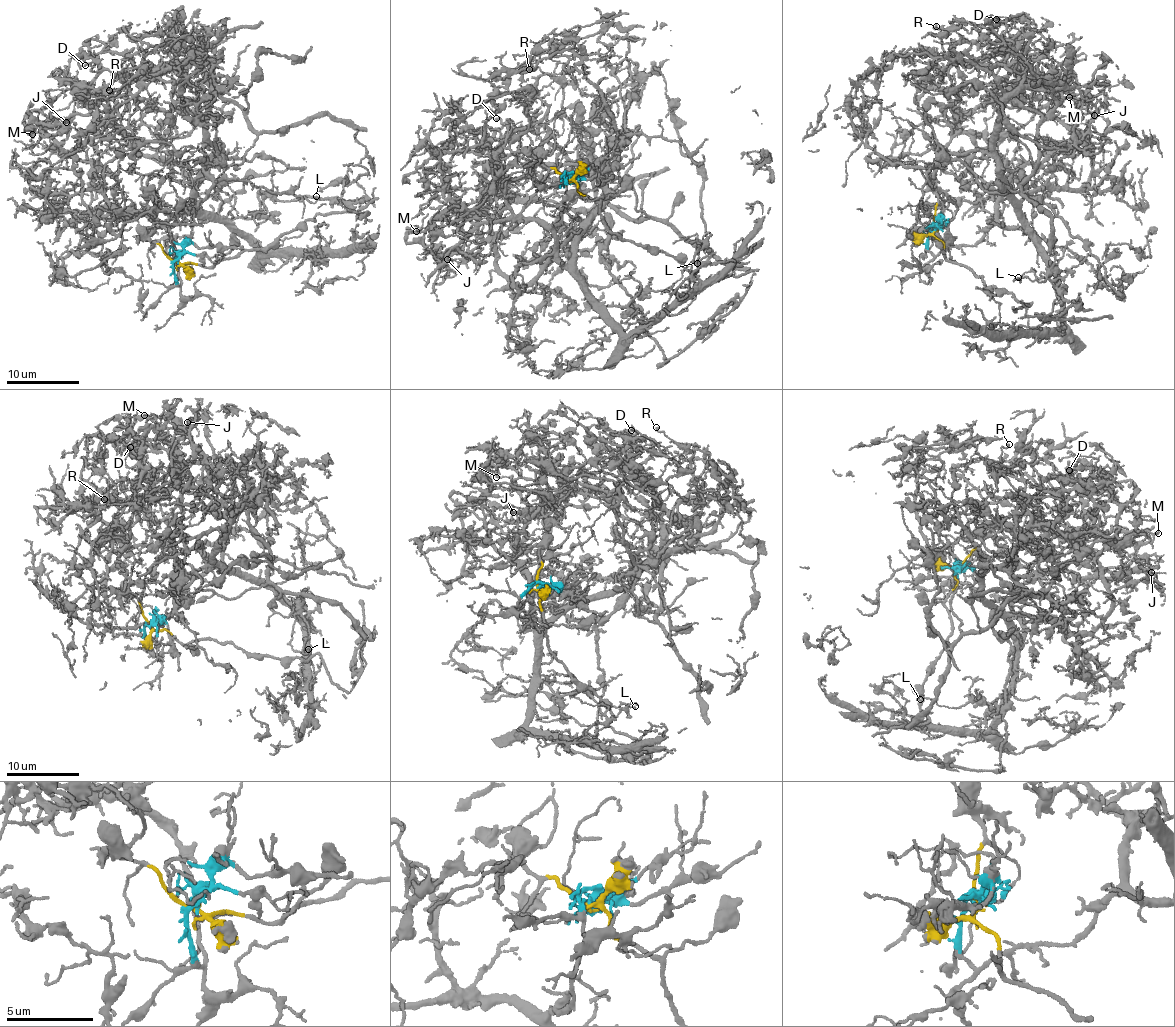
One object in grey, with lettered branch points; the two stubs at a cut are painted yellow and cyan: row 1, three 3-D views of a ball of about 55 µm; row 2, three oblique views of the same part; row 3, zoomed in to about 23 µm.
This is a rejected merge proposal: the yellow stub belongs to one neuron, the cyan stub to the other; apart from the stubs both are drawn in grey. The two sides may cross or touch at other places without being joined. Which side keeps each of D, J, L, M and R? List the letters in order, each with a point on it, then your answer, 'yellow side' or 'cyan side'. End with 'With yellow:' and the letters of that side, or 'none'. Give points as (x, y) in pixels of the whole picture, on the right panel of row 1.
D: place (996, 19); cyan side
J: place (1094, 115); cyan side
L: place (1018, 277); cyan side
M: place (1069, 97); cyan side
R: place (936, 26); cyan side
With yellow: none

